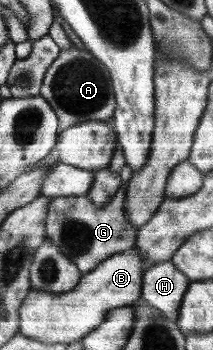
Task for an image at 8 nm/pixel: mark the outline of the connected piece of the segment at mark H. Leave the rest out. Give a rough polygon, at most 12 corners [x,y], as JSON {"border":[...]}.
{"border":[[169,259],[144,274],[141,301],[168,320],[192,280]]}

